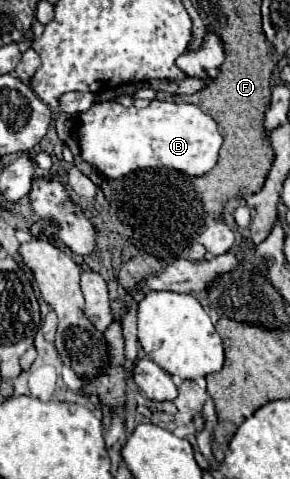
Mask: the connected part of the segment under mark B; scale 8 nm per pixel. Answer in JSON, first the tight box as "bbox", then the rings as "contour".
{"bbox":[76,101,222,179],"contour":[[[118,101],[94,103],[78,117],[76,137],[82,159],[106,179],[124,177],[136,169],[174,169],[192,177],[212,171],[220,157],[222,135],[216,121],[196,105],[152,101],[146,109],[122,107]]]}

